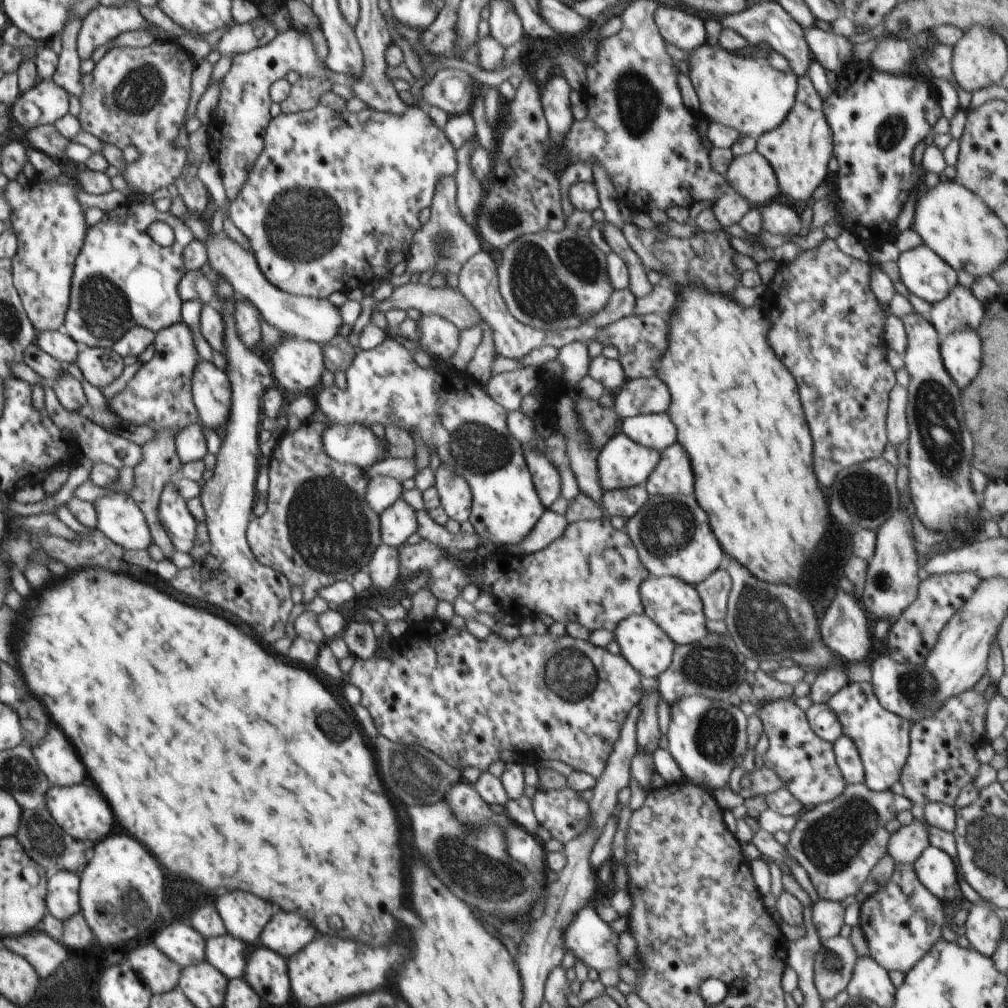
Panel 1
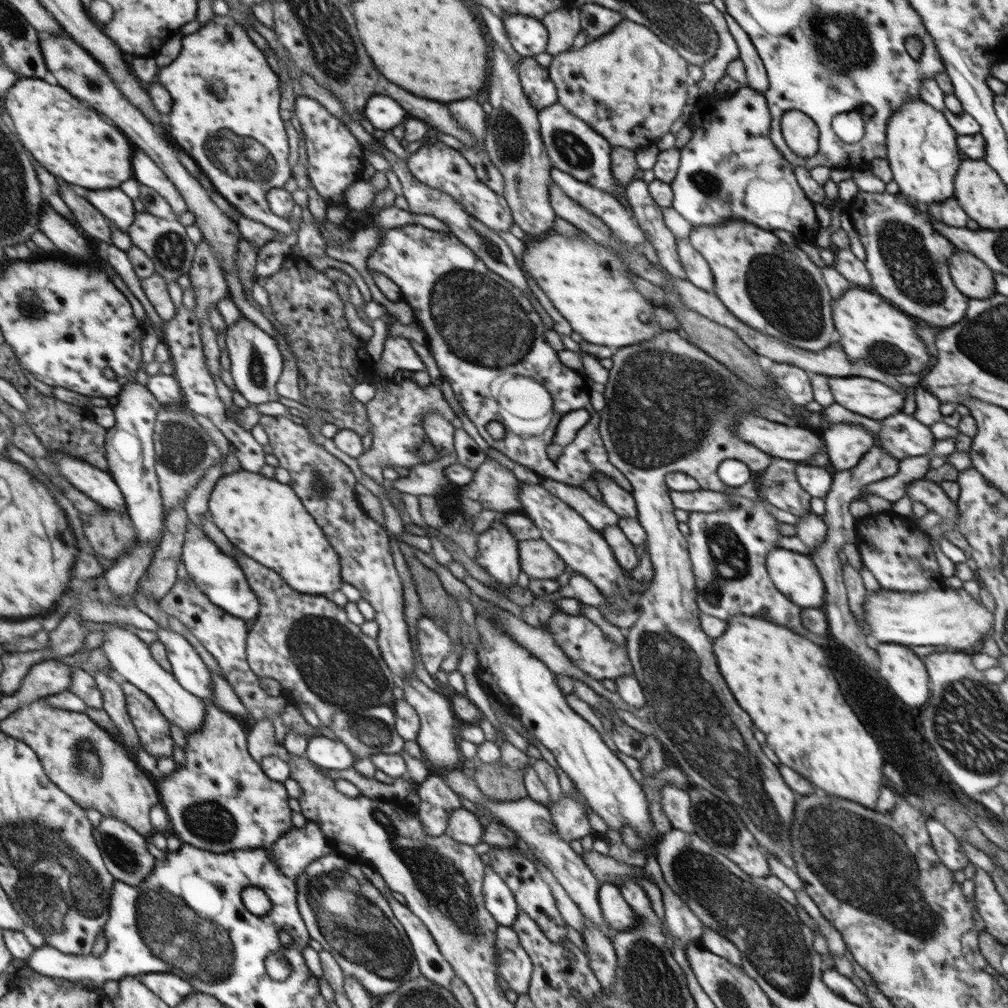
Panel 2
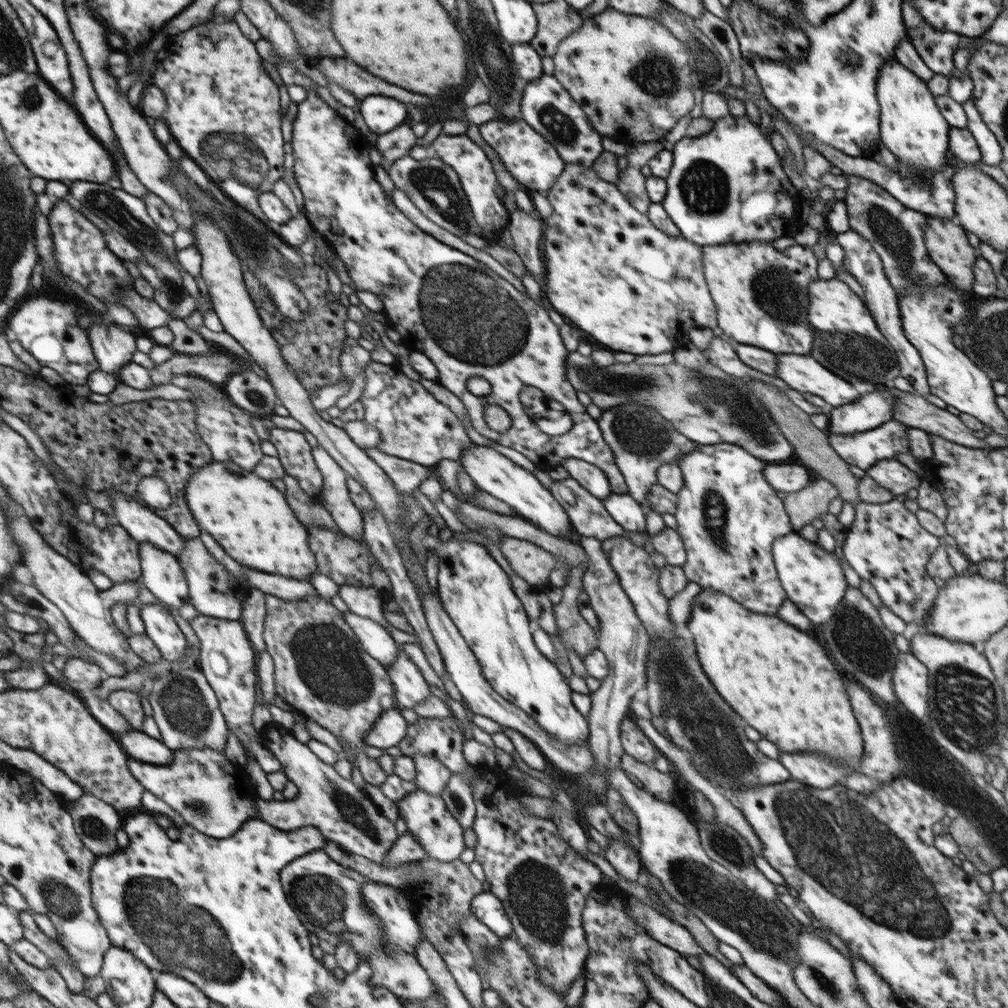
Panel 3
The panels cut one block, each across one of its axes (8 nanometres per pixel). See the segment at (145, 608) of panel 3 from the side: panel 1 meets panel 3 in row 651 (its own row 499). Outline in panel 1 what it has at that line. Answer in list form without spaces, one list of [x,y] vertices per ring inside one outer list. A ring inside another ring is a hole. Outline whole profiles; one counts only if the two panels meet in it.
[[[174,481],[168,482],[168,486],[163,490],[159,516],[175,550],[190,554],[188,550],[192,548],[192,540],[196,534],[196,520],[188,512],[186,500]]]

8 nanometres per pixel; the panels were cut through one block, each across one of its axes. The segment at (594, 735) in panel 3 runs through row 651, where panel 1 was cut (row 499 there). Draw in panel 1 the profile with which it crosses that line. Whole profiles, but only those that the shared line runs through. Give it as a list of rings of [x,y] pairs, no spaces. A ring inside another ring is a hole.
[[[641,485],[627,489],[604,491],[602,495],[604,514],[608,517],[632,518],[648,498],[649,494],[646,492],[646,488]]]

